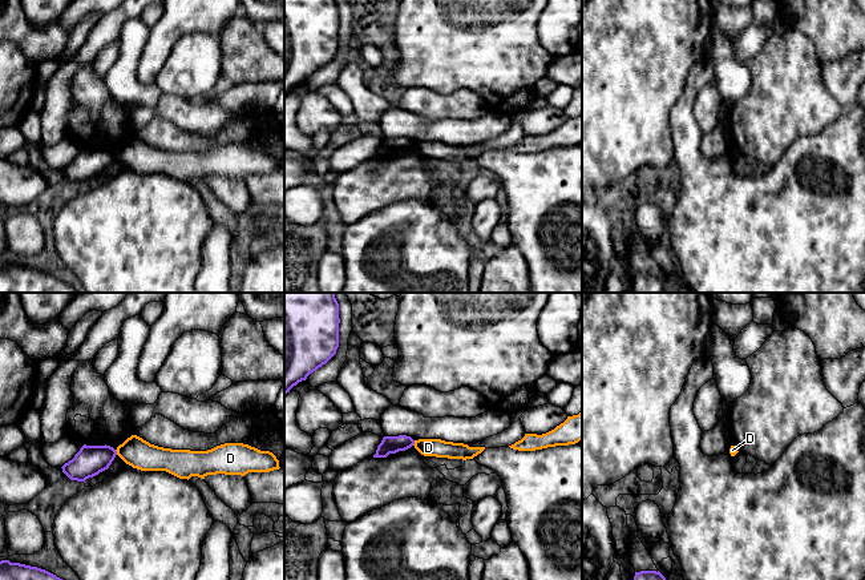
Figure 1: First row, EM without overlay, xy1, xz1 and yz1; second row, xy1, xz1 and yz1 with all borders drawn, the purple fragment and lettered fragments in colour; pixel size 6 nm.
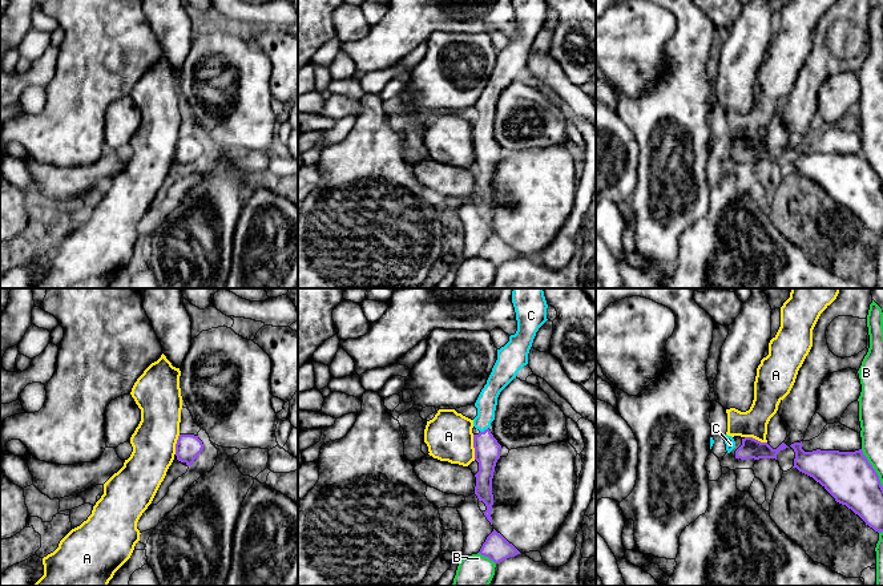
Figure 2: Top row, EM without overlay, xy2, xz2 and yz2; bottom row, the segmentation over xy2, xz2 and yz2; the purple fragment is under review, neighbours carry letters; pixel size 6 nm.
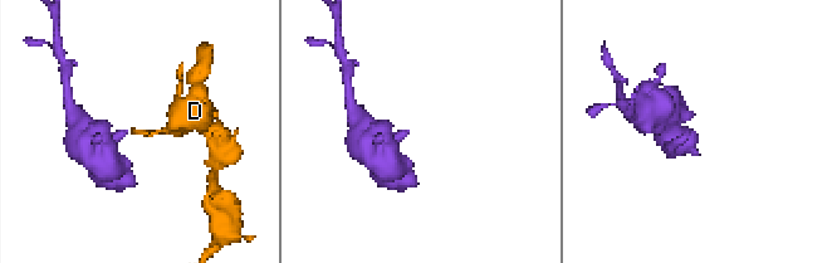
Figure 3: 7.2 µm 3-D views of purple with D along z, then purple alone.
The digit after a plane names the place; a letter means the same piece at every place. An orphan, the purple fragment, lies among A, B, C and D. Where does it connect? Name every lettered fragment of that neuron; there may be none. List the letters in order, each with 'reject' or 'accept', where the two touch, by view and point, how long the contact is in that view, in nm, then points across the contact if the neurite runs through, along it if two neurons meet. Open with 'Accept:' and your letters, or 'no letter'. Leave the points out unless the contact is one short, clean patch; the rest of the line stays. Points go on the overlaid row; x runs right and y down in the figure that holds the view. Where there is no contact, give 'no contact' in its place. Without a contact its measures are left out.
Accept: C
A: reject; meets purple in xz2 at (474, 447); contact 150 nm long; border along xz2 (472, 435), (475, 459)
B: reject; meets purple in yz2 at (873, 468); contact 260 nm long
C: accept; meets purple in xz2 at (484, 431); contact 50 nm long; runs through xz2 (487, 449), (484, 431), (487, 400)
D: reject; meets purple in xy1 at (116, 452); contact 40 nm long; border along xy1 (114, 450), (117, 454)

